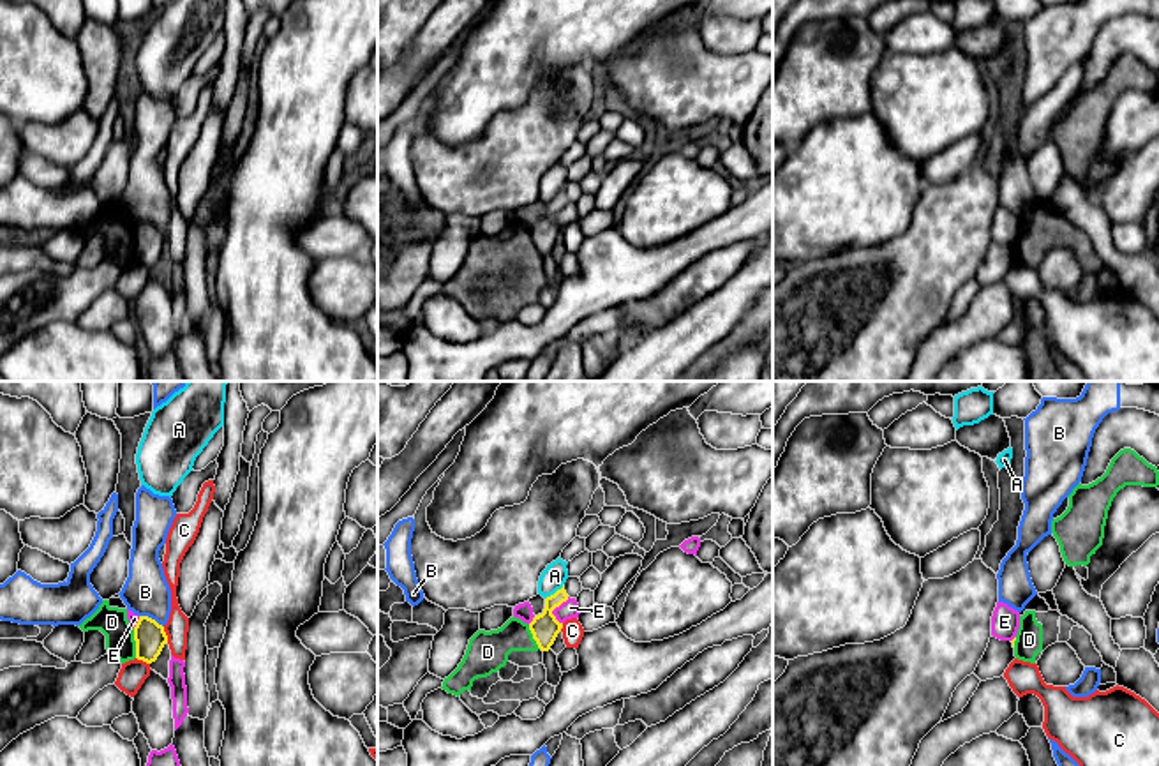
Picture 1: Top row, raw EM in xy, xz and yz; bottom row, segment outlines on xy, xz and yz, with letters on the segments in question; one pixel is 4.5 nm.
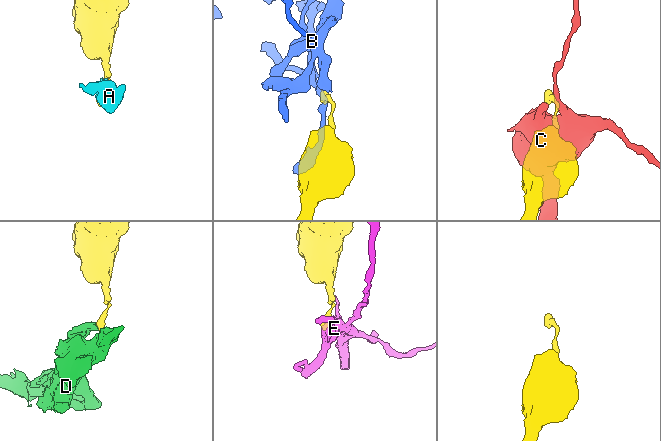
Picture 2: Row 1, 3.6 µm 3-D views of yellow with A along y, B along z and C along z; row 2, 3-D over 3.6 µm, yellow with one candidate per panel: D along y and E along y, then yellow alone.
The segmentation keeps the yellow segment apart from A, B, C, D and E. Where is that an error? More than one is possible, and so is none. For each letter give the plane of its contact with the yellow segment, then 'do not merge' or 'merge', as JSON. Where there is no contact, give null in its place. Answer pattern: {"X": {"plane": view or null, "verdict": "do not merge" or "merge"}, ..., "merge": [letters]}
{"A": {"plane": "xz", "verdict": "do not merge"}, "B": {"plane": "xy", "verdict": "do not merge"}, "C": {"plane": "xy", "verdict": "do not merge"}, "D": {"plane": "xy", "verdict": "do not merge"}, "E": {"plane": "xz", "verdict": "do not merge"}, "merge": []}

